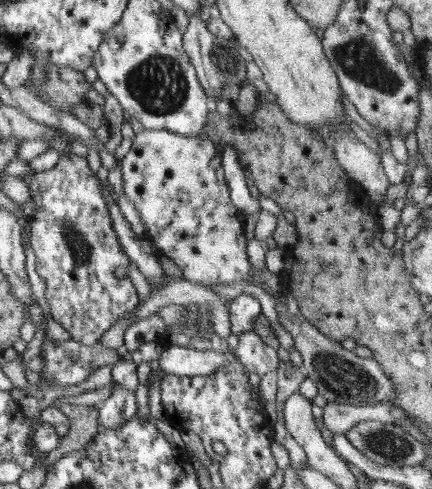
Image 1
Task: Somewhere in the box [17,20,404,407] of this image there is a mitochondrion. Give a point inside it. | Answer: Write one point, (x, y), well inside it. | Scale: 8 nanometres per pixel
(158, 85)

